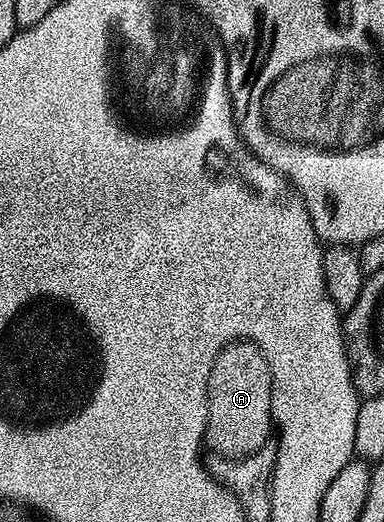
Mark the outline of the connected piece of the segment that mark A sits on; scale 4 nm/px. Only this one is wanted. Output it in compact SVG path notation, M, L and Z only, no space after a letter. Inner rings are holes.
M238 347L228 351L214 371L212 381L212 409L210 409L210 433L214 447L224 453L251 451L262 442L266 434L269 388L266 369L253 348Z

